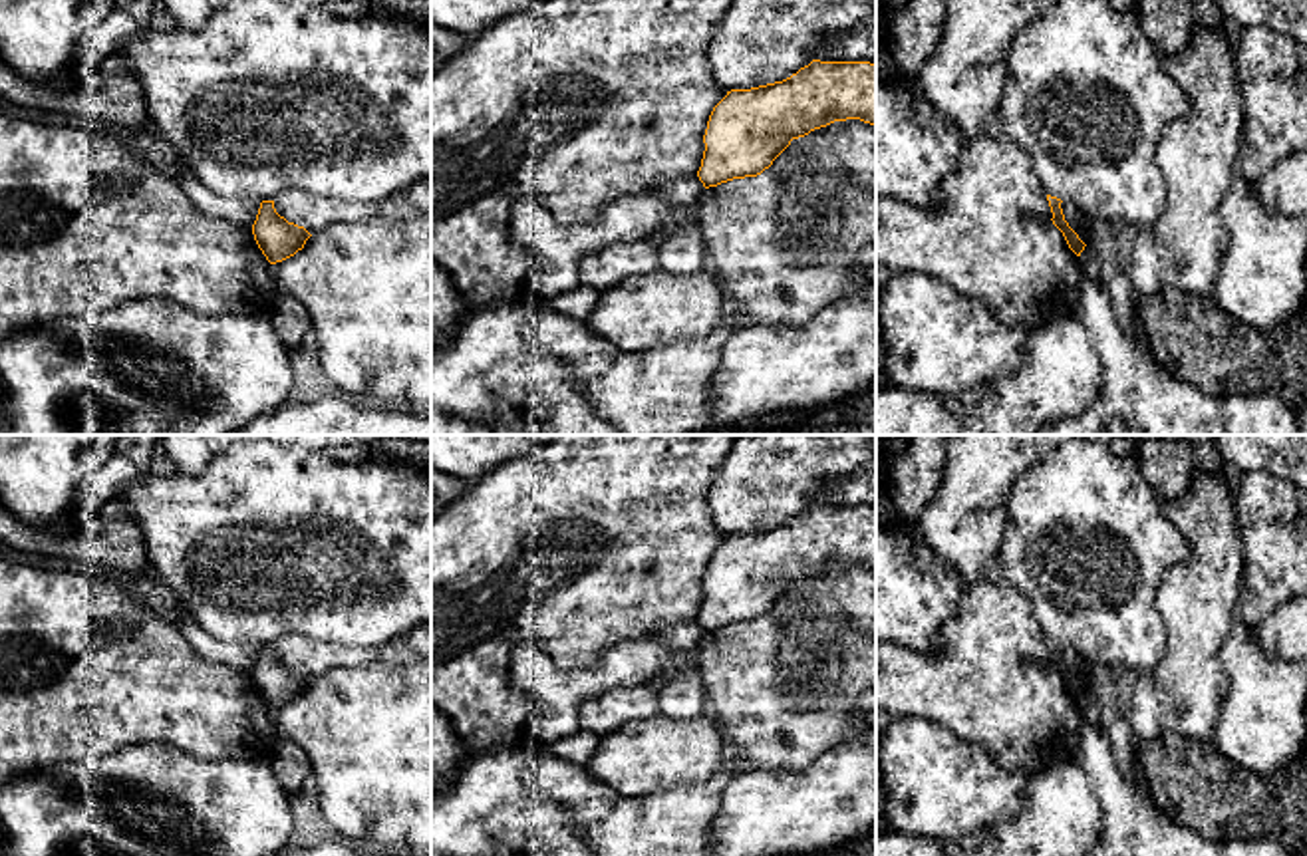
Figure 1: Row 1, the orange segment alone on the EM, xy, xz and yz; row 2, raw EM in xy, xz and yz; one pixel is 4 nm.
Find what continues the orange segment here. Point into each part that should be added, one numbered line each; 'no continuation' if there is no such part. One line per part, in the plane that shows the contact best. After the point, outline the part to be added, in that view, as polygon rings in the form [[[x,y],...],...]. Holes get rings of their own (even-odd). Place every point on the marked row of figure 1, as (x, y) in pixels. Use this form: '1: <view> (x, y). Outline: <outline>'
no continuation

